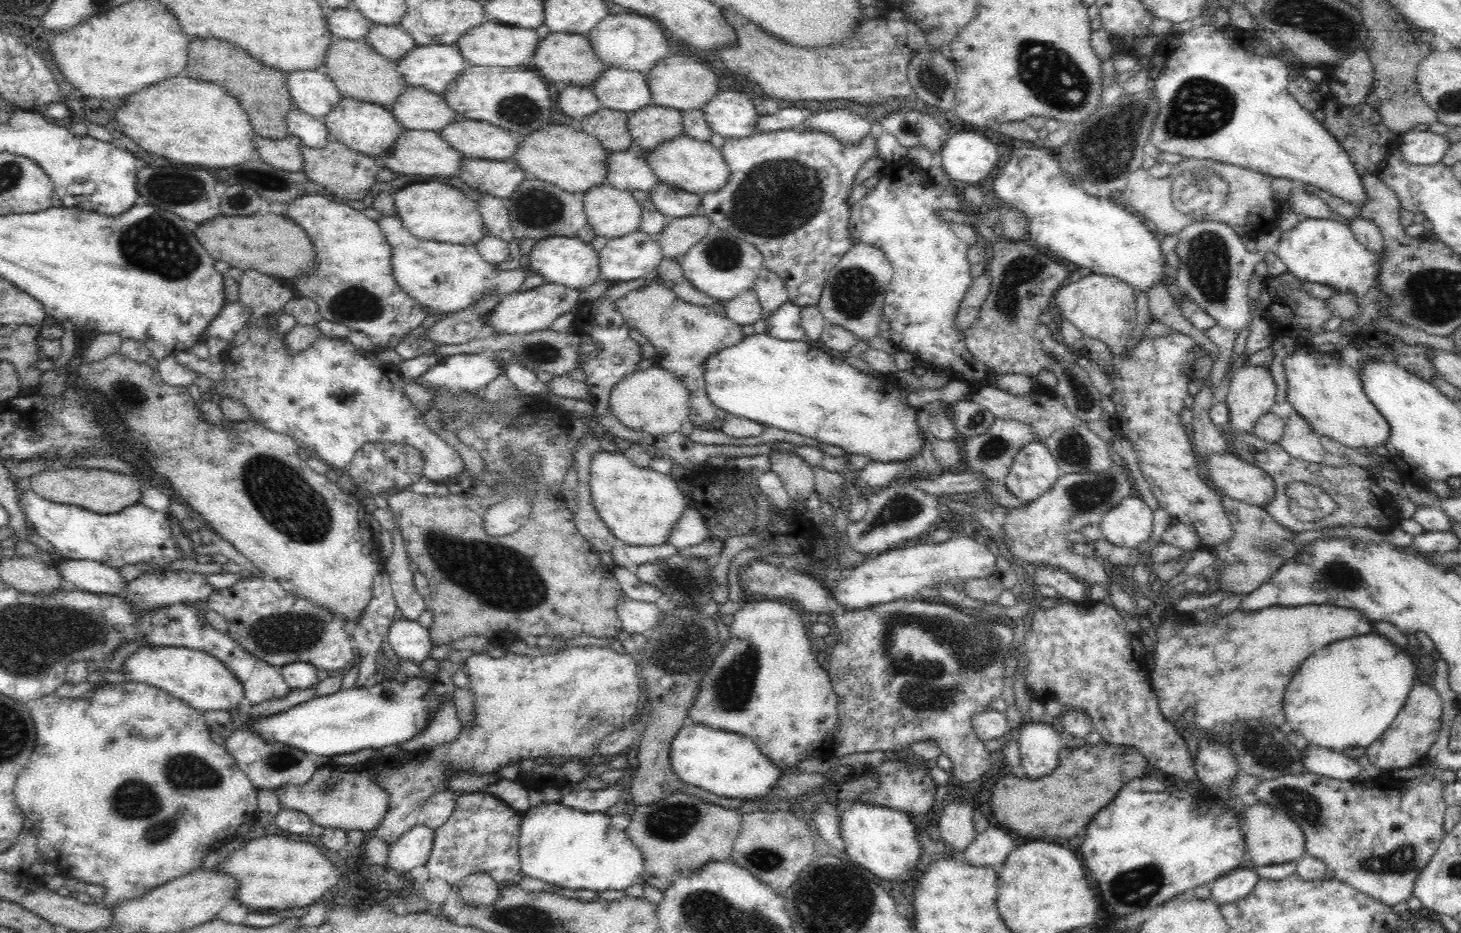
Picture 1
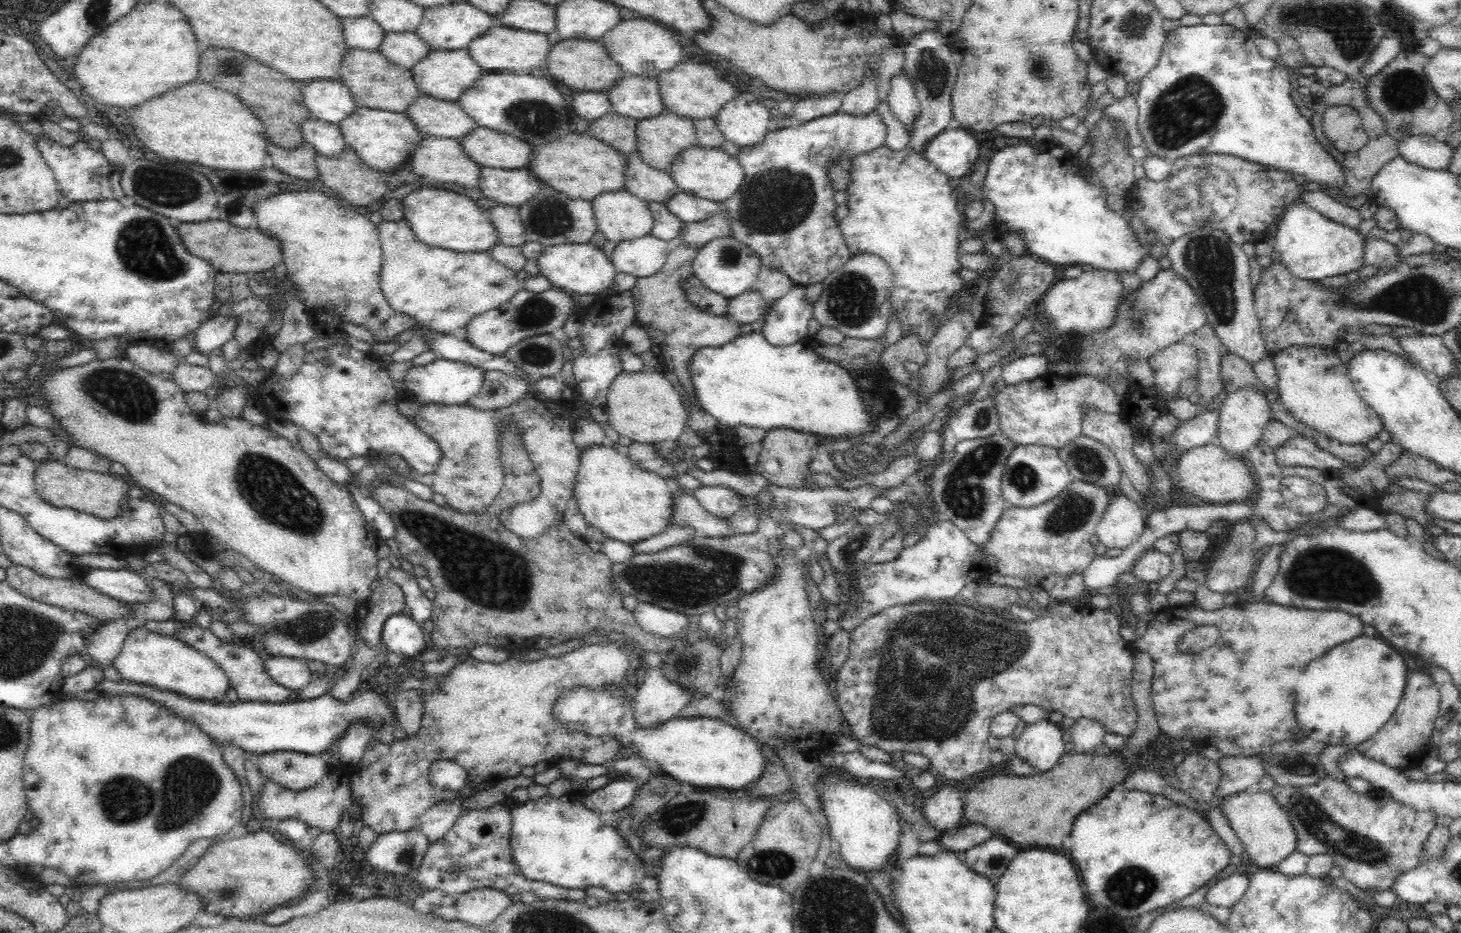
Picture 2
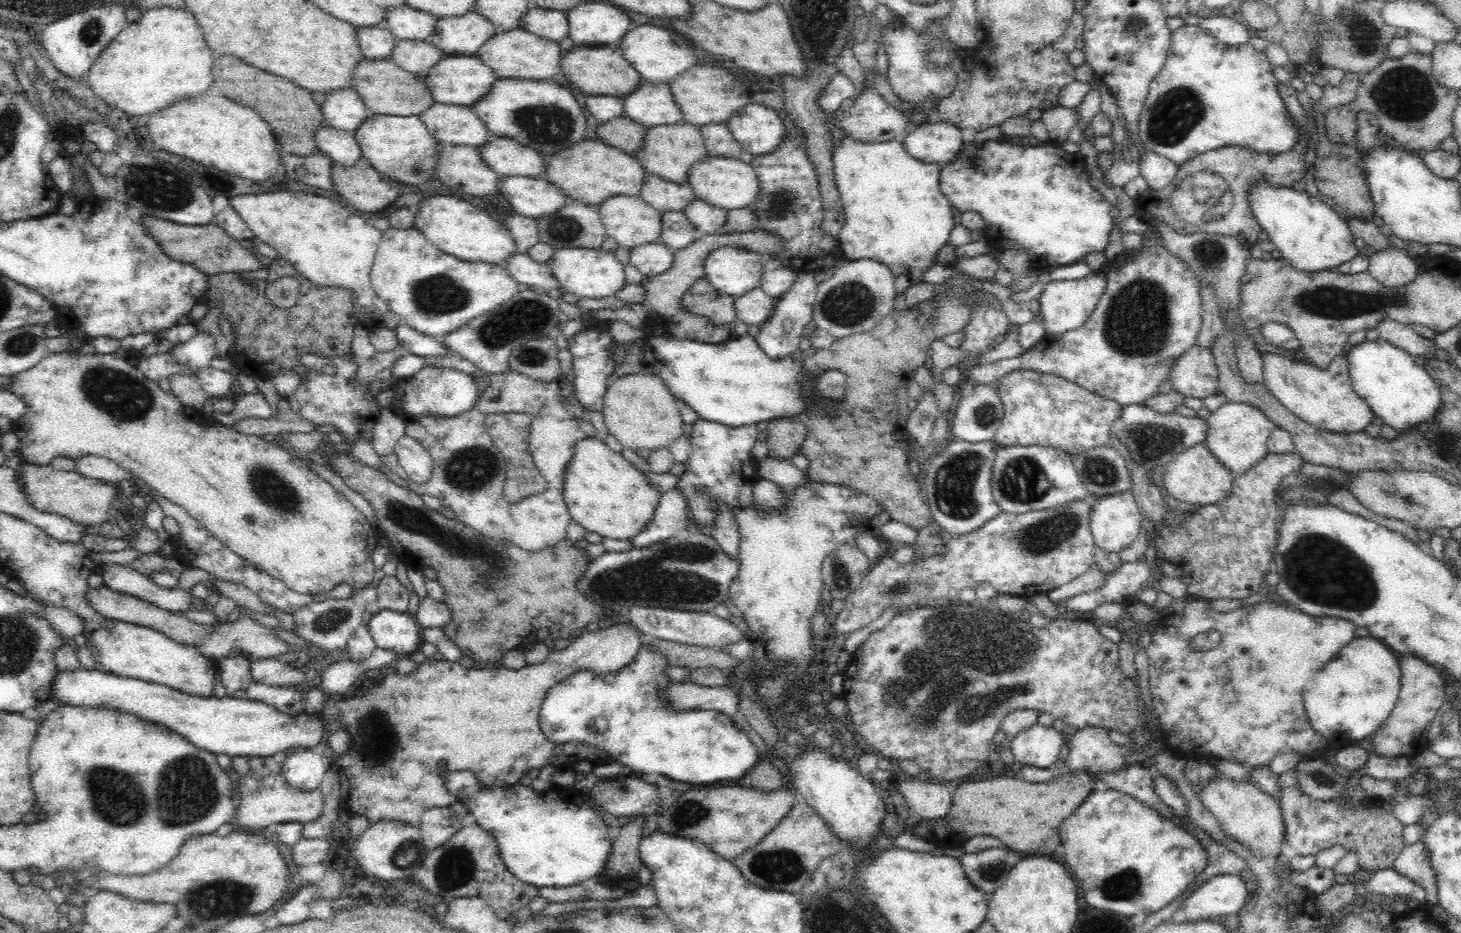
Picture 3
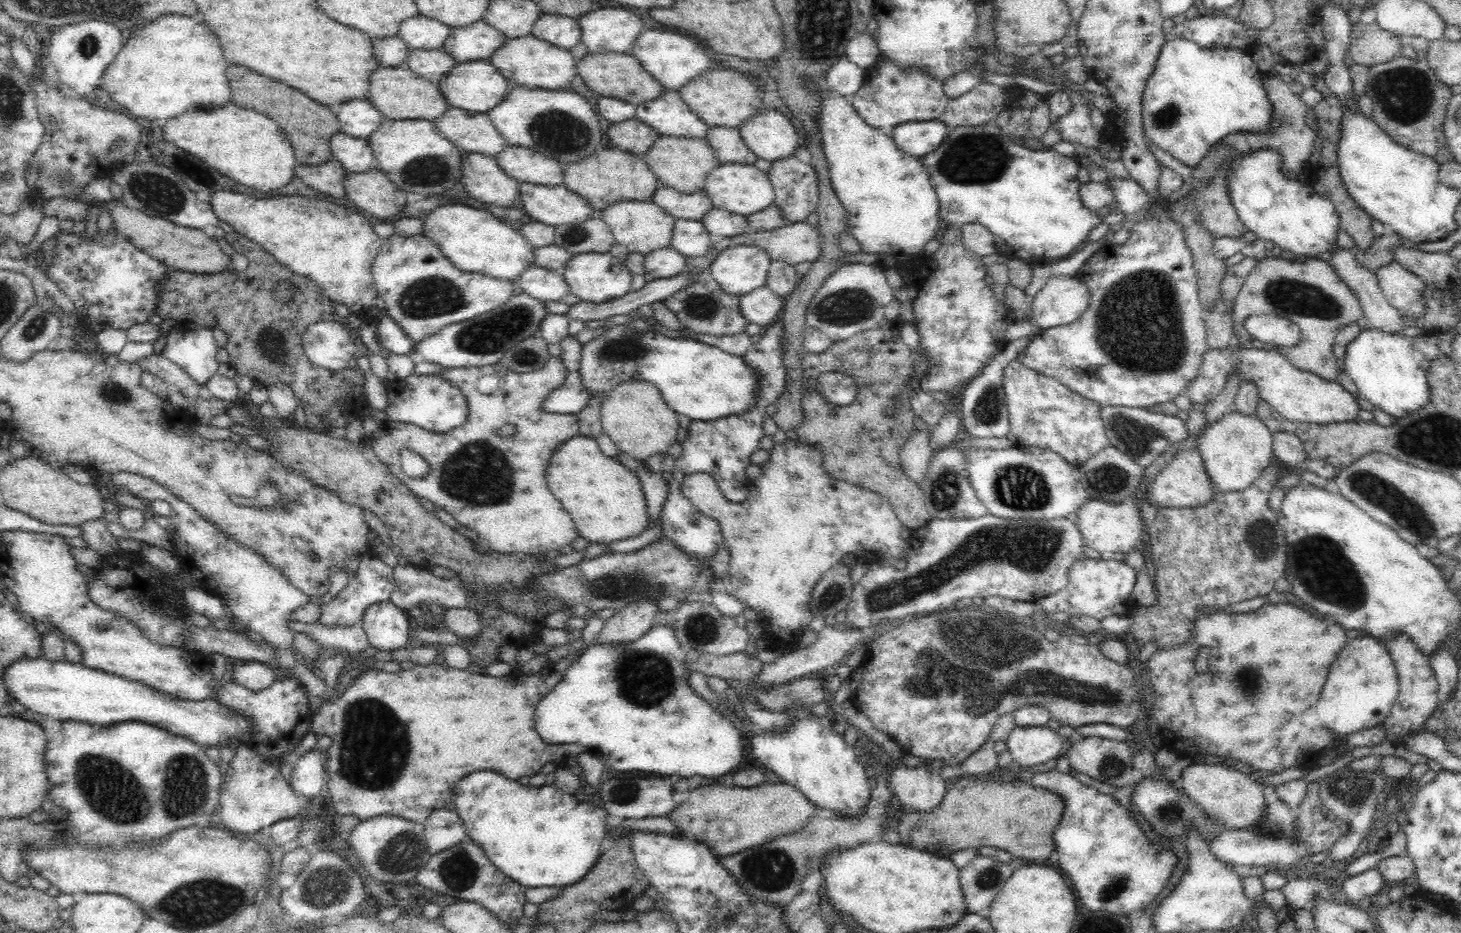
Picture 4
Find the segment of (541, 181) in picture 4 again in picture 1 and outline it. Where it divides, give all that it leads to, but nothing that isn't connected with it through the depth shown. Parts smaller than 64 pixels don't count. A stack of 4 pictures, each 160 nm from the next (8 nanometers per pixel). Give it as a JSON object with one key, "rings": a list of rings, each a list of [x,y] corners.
{"rings":[[[464,118],[454,121],[439,133],[452,148],[459,150],[463,154],[463,157],[471,159],[479,158],[489,161],[504,162],[508,159],[512,159],[521,142],[521,137],[503,128],[487,122]]]}

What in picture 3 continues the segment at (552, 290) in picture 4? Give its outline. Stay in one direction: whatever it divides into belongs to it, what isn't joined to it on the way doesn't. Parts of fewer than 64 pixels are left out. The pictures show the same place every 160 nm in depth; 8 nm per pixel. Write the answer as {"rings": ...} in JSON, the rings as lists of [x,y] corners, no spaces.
{"rings":[[[527,253],[513,254],[507,260],[506,269],[518,284],[543,288],[546,293],[556,289],[565,292],[565,287],[556,280],[547,263],[532,260]]]}

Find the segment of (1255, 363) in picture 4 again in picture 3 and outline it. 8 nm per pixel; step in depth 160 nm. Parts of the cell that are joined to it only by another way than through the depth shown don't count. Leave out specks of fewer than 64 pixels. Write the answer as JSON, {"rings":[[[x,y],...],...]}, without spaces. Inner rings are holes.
{"rings":[[[1194,346],[1192,350],[1175,360],[1169,383],[1174,391],[1185,398],[1199,398],[1205,400],[1218,391],[1220,373],[1216,367],[1216,359],[1211,348]],[[1268,350],[1263,351],[1262,362],[1263,386],[1299,419],[1322,430],[1340,434],[1360,432],[1372,422],[1373,410],[1352,387],[1346,357],[1336,357],[1326,370],[1321,370],[1308,361],[1289,359]]]}

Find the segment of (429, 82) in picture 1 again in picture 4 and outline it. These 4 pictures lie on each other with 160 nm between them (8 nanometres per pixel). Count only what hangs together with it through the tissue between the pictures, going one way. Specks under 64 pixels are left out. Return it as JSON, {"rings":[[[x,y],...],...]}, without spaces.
{"rings":[[[477,60],[454,65],[438,83],[446,102],[450,107],[472,113],[488,113],[500,106],[511,88],[510,82],[490,61]]]}

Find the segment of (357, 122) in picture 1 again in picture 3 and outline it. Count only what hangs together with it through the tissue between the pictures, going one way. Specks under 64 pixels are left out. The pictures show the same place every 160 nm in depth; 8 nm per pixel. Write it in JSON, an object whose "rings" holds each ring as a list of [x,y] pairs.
{"rings":[[[374,114],[354,131],[363,157],[386,177],[402,185],[422,185],[434,178],[440,143],[430,134],[419,115]]]}

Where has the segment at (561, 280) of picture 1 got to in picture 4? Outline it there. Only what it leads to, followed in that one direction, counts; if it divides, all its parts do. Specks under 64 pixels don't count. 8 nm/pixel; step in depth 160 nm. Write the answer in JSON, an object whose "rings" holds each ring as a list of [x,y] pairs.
{"rings":[[[587,252],[575,254],[564,268],[565,281],[570,286],[570,294],[578,296],[581,301],[612,302],[615,298],[622,298],[630,291],[632,274],[621,258],[612,256],[610,252]]]}

